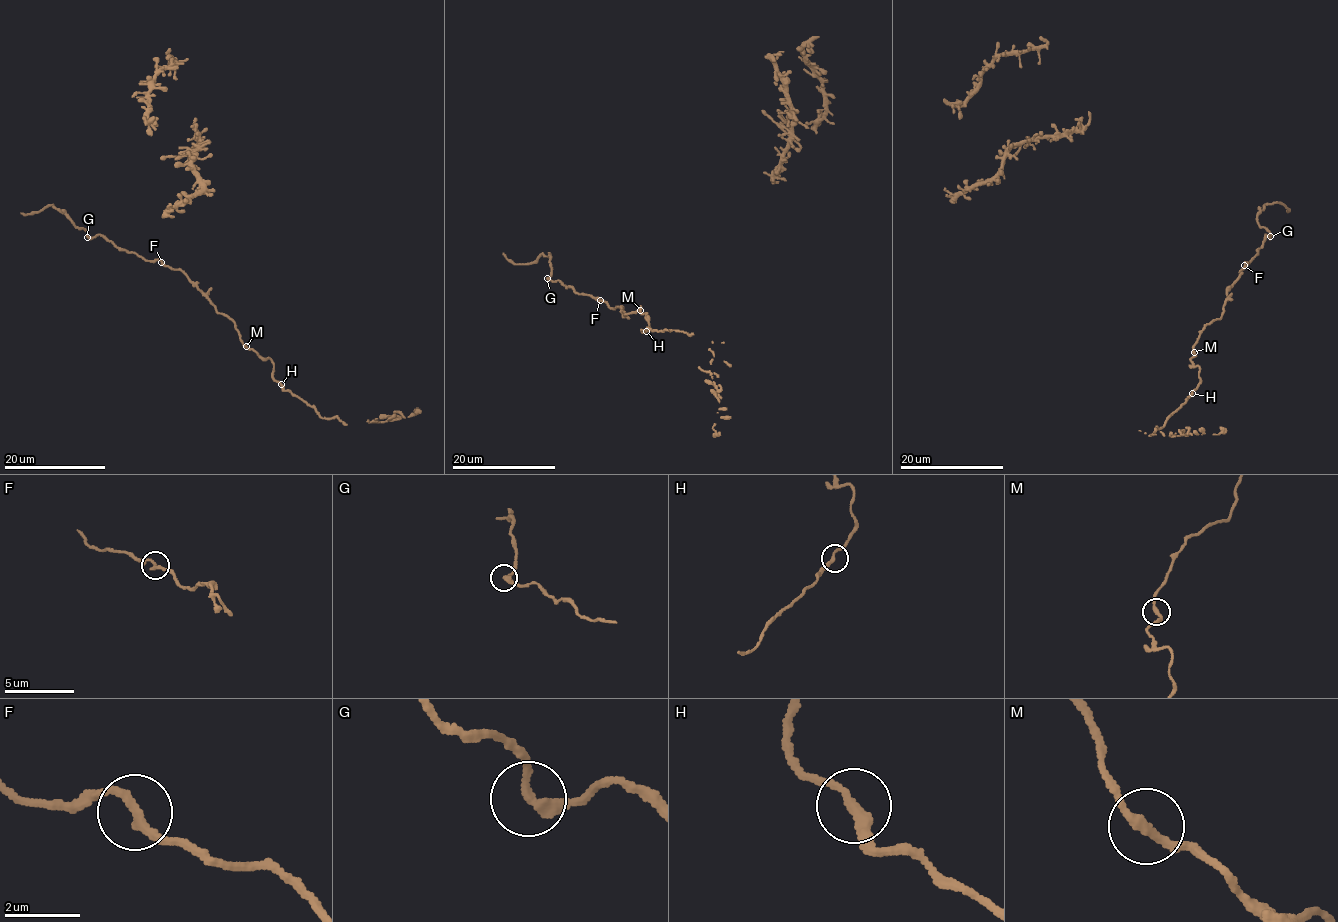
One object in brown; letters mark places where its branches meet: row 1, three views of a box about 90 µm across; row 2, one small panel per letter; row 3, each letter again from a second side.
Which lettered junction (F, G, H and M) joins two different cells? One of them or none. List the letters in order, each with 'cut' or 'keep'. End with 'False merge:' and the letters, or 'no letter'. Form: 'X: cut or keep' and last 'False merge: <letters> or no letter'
F: keep
G: keep
H: keep
M: keep
False merge: no letter

